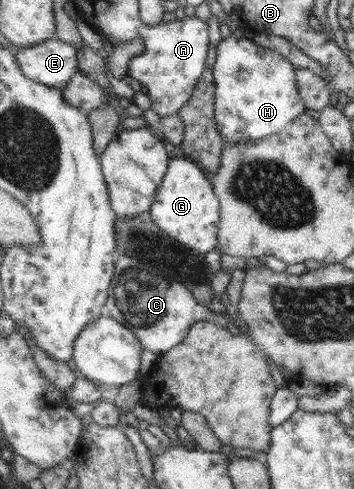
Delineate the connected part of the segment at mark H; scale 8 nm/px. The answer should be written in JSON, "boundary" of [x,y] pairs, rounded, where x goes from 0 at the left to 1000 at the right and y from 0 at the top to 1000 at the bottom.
{"boundary":[[[658,67],[621,80],[607,110],[599,143],[610,217],[602,239],[633,299],[780,274],[862,229],[825,155],[831,139],[780,104]]]}

